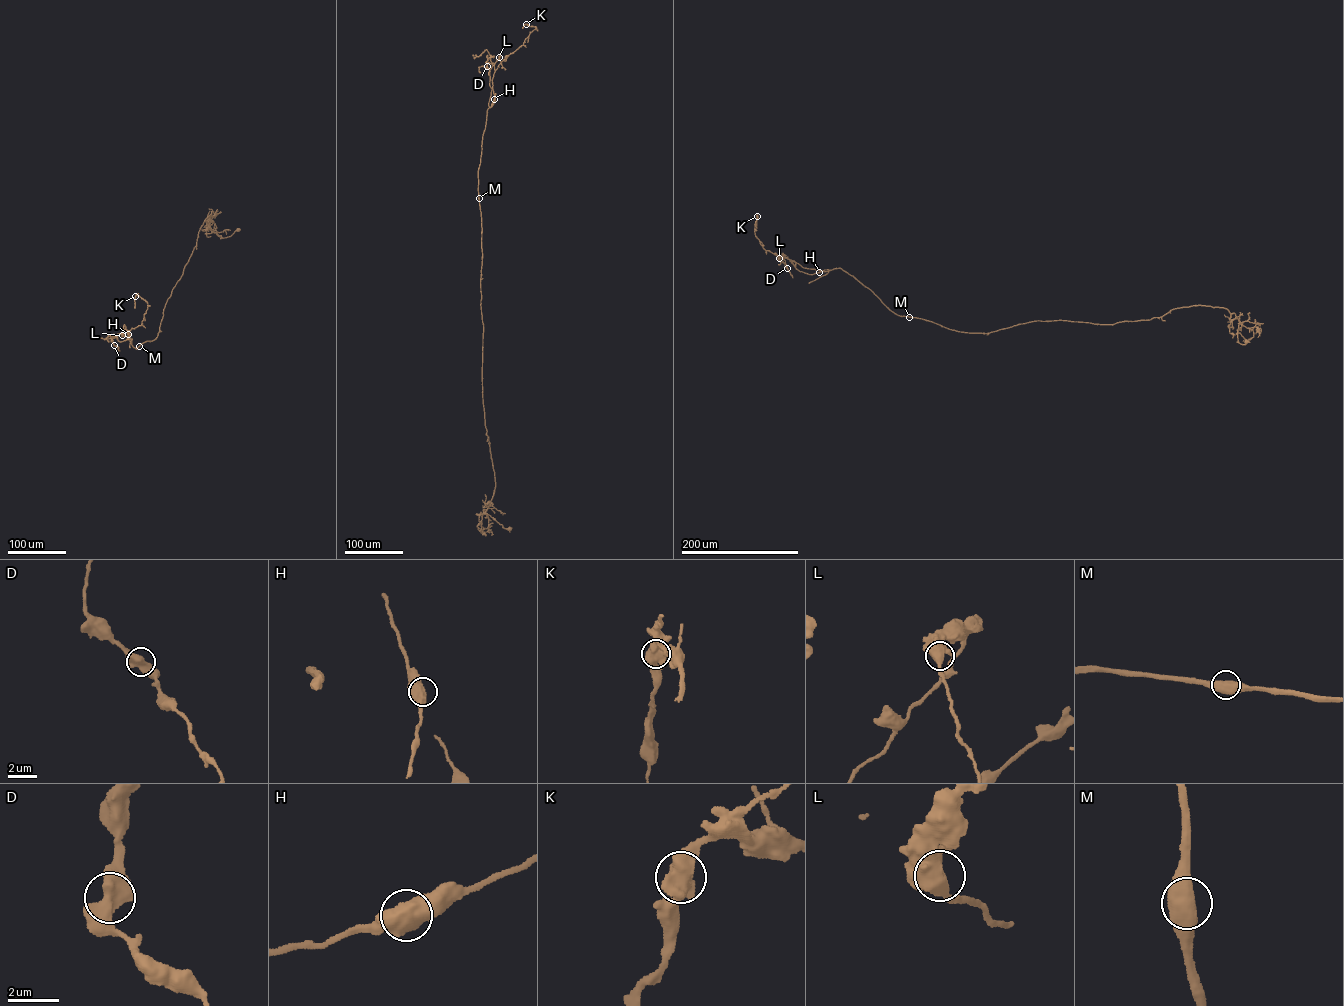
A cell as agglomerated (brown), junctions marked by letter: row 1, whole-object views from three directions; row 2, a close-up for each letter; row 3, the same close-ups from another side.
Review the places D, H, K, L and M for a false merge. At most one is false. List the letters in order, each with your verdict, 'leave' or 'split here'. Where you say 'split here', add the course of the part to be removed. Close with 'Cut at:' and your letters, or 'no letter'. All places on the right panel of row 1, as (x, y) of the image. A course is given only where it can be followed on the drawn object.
D: leave
H: leave
K: leave
L: leave
M: leave
Cut at: no letter

